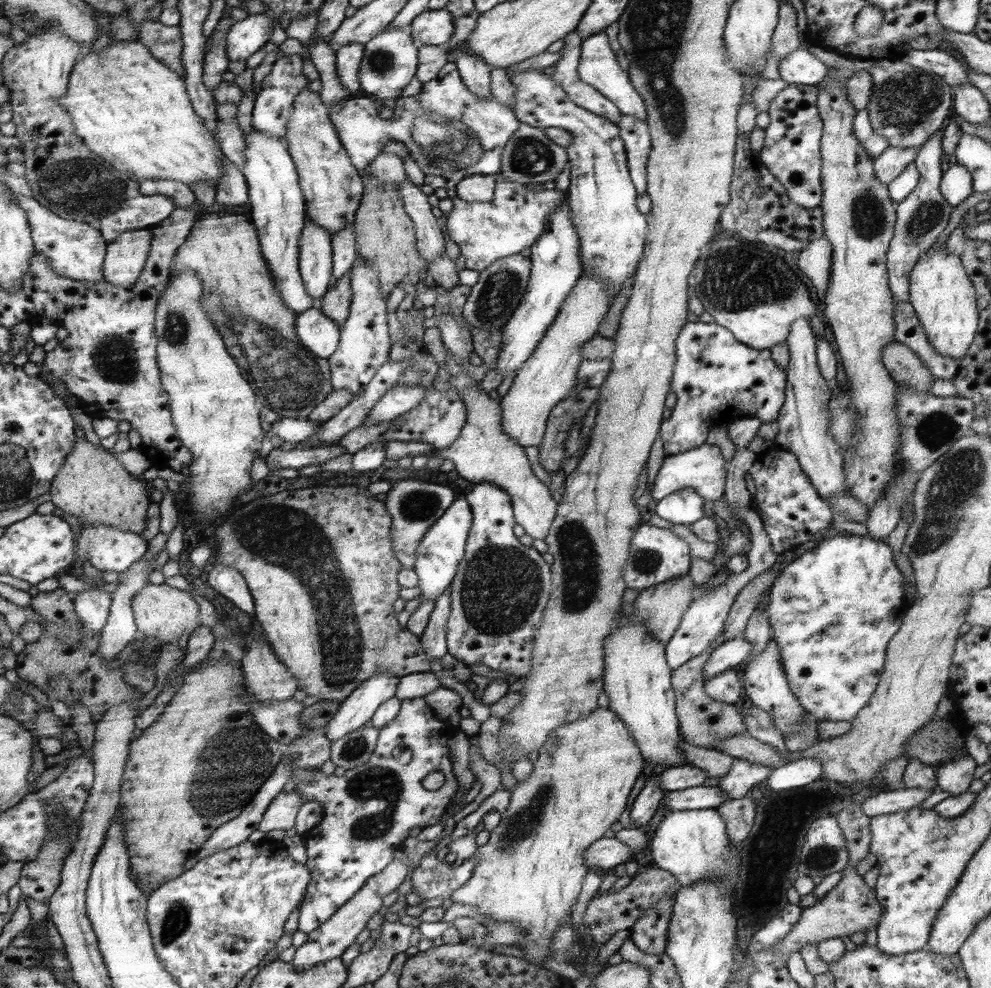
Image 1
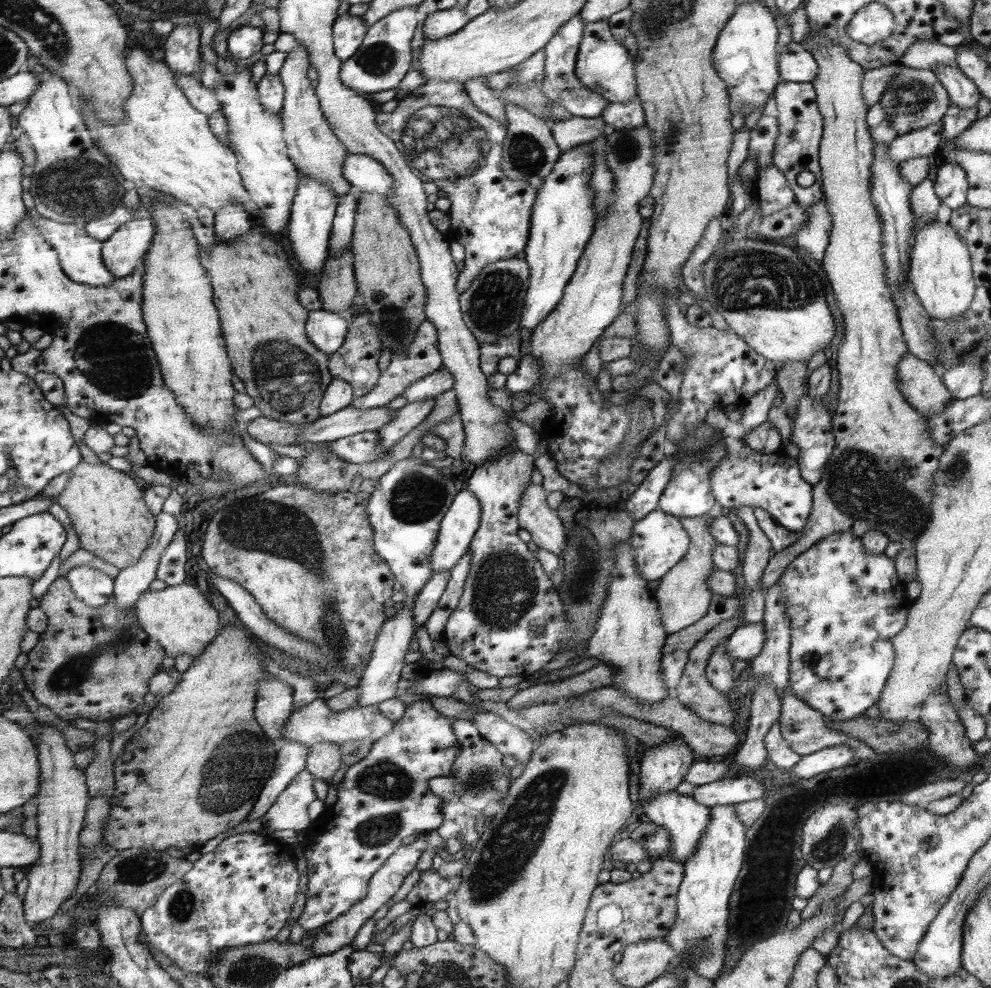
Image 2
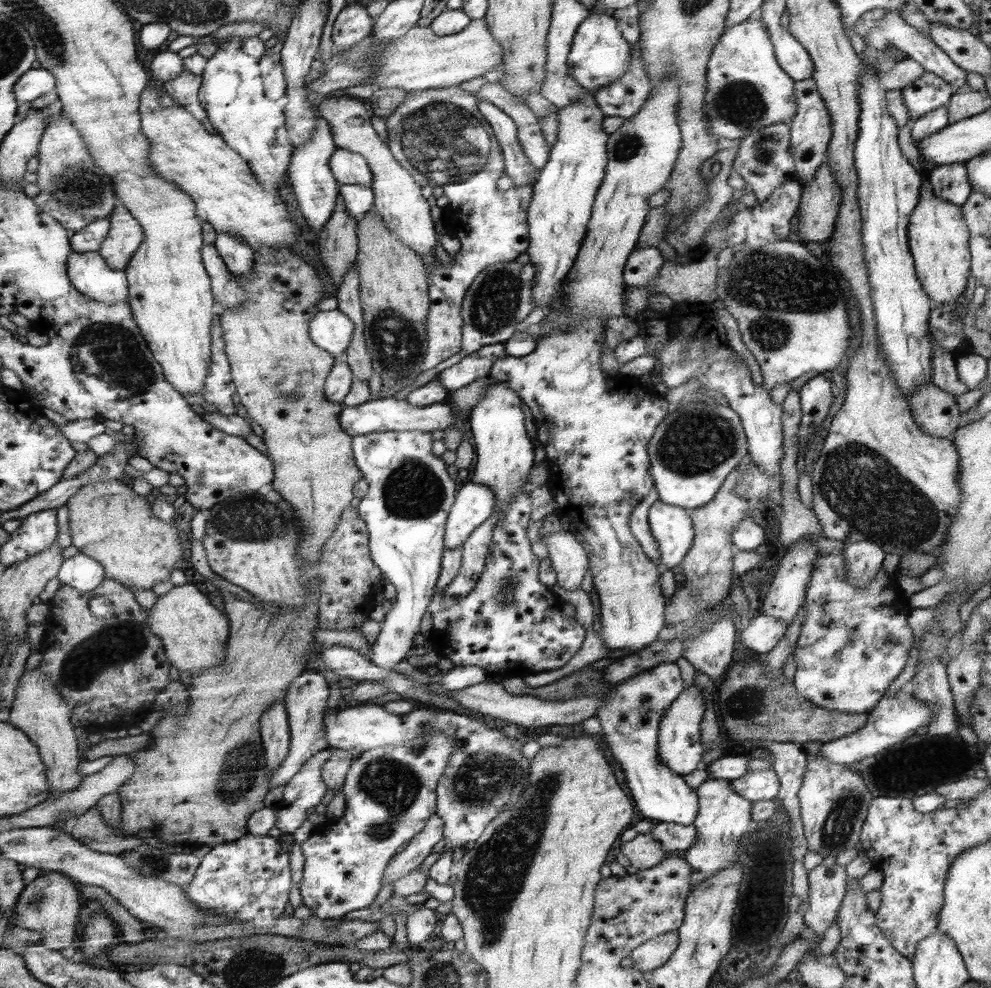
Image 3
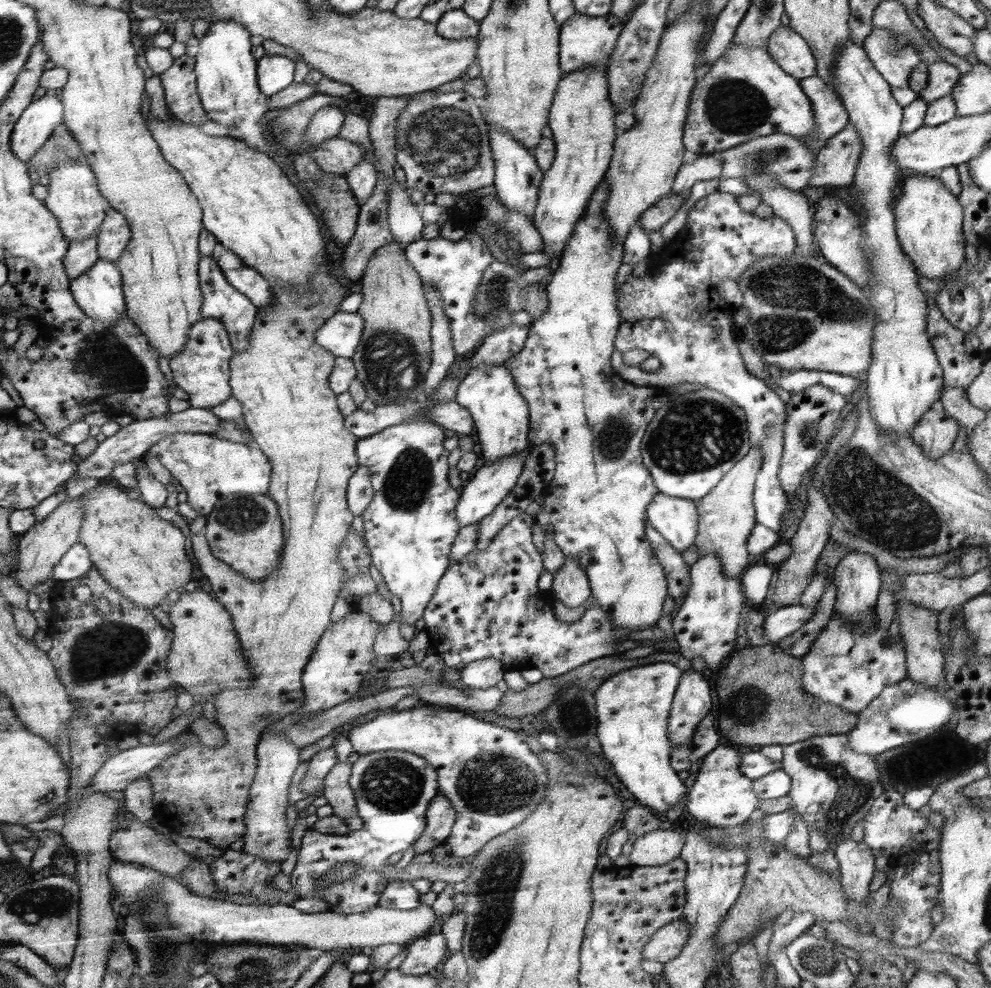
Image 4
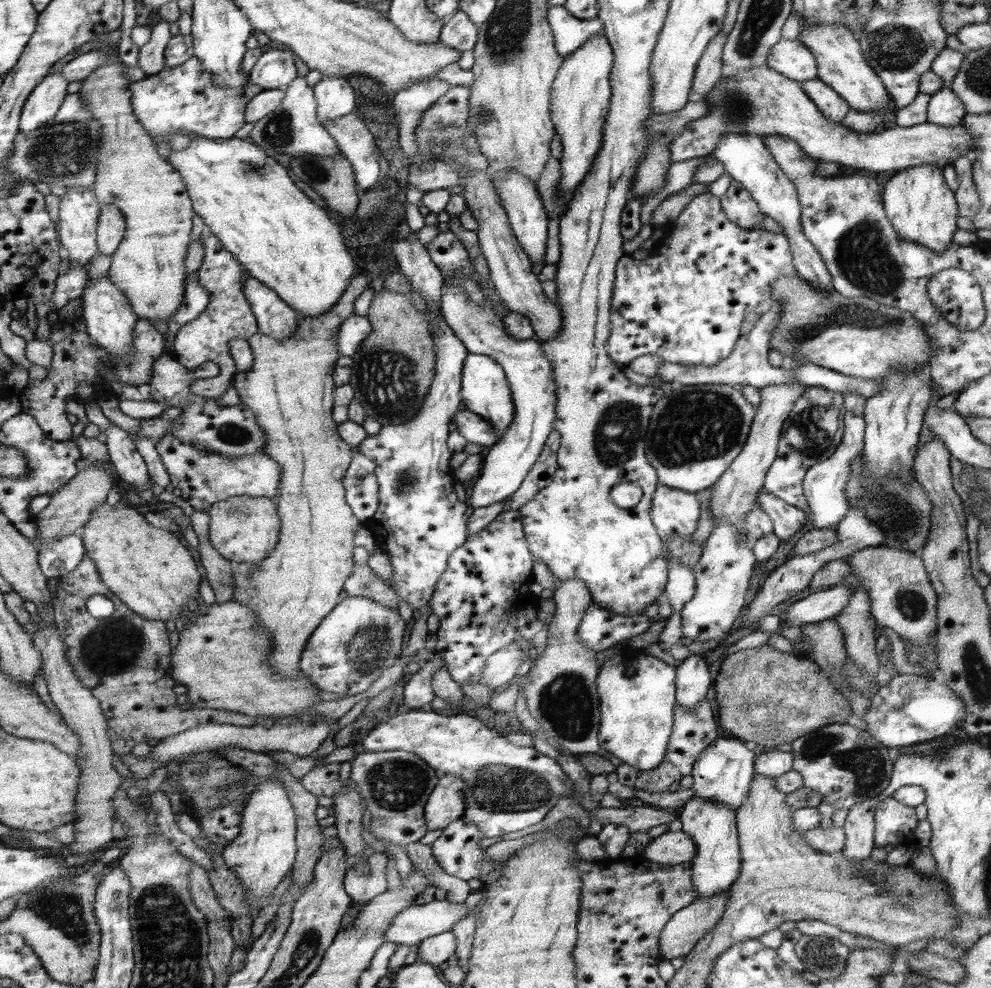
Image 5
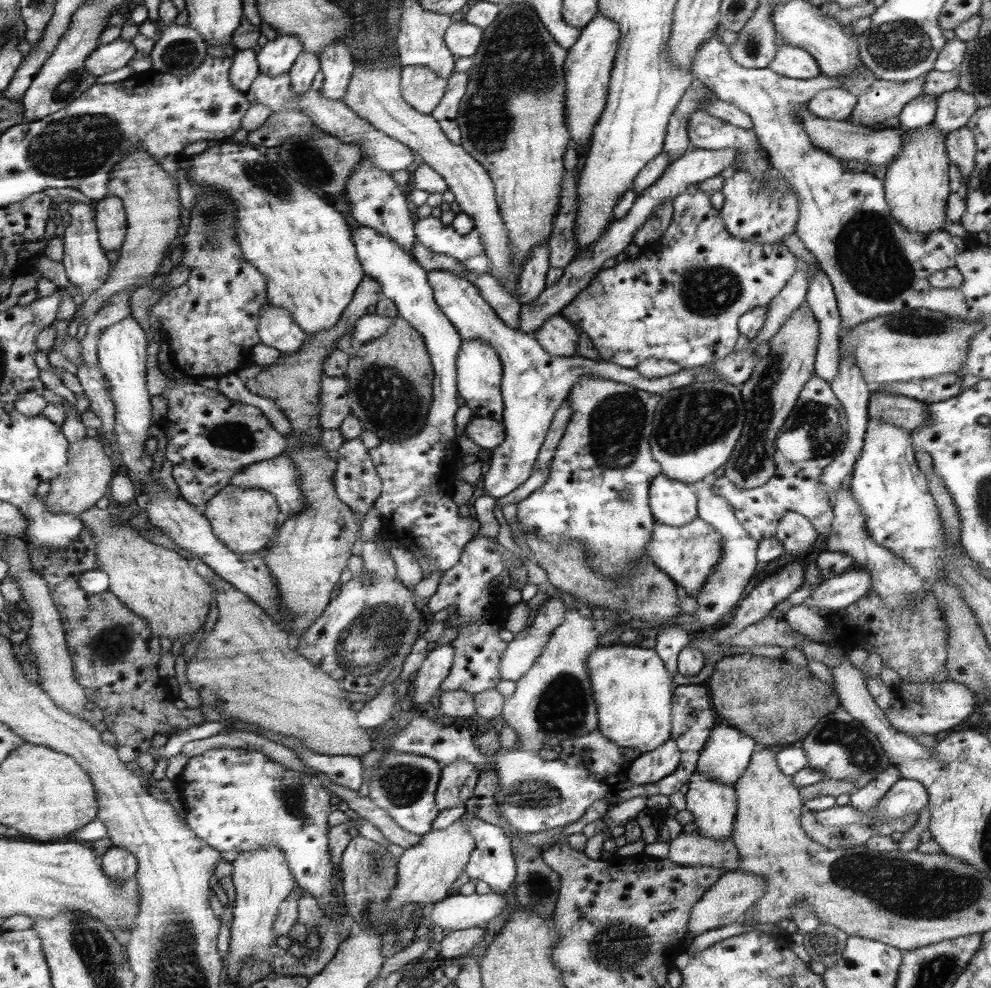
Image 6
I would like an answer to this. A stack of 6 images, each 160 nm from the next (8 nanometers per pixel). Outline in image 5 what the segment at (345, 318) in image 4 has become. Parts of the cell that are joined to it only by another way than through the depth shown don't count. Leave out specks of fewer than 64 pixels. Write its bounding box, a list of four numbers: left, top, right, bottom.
[338,314,372,357]

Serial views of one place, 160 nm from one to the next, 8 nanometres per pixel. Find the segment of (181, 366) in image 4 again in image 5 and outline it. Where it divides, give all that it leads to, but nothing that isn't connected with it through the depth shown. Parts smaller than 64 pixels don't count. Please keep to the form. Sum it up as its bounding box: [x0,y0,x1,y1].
[172,231,258,399]

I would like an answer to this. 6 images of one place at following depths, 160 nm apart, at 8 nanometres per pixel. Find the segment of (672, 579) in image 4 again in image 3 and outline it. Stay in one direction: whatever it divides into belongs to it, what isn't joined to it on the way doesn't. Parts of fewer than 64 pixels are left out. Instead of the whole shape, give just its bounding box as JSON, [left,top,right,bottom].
[629,488,661,567]

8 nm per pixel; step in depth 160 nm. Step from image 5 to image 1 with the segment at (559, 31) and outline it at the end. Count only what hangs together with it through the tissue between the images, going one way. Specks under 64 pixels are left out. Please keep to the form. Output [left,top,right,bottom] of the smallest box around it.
[577,31,646,120]

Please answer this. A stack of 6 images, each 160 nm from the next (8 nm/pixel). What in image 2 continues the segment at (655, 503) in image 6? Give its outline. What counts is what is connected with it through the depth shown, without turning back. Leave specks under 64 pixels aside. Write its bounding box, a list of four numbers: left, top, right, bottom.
[628,508,690,581]

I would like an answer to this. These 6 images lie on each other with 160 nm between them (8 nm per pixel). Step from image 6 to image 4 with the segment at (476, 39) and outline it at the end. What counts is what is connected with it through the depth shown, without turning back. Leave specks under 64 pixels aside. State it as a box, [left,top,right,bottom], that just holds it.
[435,9,479,40]

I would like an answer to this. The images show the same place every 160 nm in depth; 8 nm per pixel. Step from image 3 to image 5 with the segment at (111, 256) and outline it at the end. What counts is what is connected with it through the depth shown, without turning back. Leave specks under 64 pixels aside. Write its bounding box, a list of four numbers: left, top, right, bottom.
[99,205,126,256]

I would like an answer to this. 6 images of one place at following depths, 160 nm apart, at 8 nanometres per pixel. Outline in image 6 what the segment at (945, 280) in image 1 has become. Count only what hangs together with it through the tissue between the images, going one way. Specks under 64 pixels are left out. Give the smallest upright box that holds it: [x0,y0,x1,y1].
[883,122,951,234]

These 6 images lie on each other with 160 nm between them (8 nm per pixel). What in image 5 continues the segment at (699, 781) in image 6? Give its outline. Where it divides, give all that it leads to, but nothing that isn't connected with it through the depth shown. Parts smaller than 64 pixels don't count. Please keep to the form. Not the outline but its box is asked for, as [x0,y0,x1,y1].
[677,795,742,898]

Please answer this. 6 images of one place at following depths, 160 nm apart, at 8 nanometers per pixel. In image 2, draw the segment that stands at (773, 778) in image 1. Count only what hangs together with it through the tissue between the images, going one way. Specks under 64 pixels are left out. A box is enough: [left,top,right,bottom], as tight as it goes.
[790,746,855,778]

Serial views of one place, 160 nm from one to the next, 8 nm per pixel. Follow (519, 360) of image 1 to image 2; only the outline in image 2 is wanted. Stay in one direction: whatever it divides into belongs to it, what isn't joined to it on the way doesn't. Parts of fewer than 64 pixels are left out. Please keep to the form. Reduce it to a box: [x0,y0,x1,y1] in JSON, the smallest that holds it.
[517,143,595,334]

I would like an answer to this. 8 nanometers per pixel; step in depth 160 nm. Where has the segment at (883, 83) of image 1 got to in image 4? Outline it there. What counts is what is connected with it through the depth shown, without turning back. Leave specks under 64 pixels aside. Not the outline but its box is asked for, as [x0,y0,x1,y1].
[917,61,961,103]

